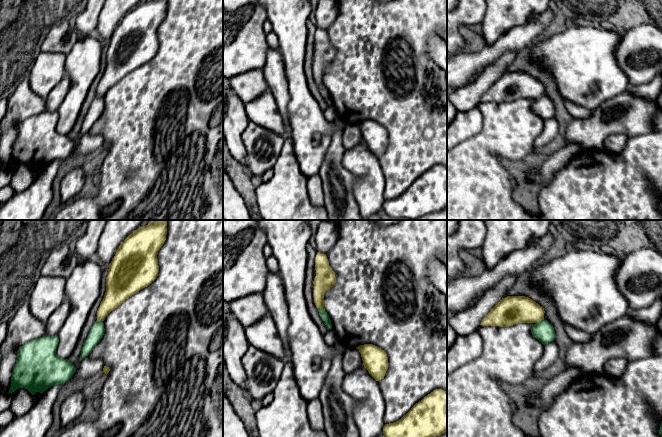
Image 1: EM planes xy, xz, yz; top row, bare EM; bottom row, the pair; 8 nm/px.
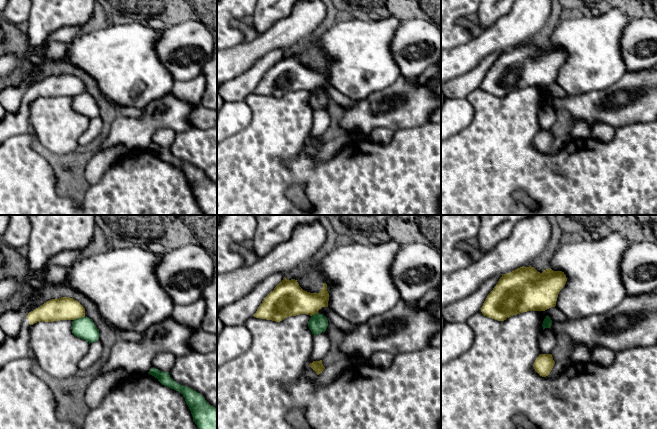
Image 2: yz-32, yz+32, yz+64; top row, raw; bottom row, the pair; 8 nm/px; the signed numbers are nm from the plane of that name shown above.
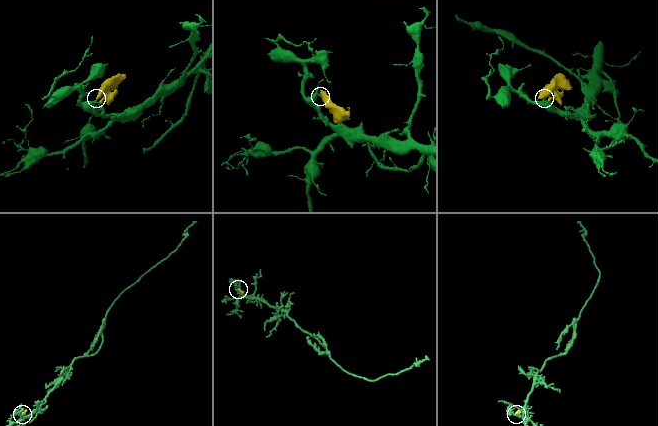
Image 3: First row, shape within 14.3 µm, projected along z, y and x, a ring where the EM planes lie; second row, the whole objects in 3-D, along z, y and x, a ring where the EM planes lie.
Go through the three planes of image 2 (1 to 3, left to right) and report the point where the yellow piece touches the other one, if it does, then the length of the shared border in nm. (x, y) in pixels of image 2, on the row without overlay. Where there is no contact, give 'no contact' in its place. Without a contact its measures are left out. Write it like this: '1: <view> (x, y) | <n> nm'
1: yz-32 (79, 94) | 100 nm
2: yz+32 (314, 90) | 70 nm
3: no contact

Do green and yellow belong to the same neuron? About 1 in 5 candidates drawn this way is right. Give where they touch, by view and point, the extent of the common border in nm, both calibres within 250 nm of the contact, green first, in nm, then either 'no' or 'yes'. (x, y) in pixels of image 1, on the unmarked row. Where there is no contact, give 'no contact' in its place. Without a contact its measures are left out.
meets green in yz at (539, 97); contact 80 nm long; 160 nm thick on the green side, 240 nm on the other; no

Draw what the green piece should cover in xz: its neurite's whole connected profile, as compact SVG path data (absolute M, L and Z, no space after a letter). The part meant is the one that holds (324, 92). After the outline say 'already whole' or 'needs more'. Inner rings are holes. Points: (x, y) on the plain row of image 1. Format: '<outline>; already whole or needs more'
M317 84L317 85L318 85L318 88L319 88L320 94L324 98L324 100L326 101L327 105L328 106L332 105L331 96L330 96L329 91L327 90L327 88L320 85L320 84Z; already whole

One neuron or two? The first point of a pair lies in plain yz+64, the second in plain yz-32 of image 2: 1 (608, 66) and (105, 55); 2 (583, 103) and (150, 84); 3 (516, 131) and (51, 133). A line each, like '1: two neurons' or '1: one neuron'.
1: one neuron
2: two neurons
3: one neuron

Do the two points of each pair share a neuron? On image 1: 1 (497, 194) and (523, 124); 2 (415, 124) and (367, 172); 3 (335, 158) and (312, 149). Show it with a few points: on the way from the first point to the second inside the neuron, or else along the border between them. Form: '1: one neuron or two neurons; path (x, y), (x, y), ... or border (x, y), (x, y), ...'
1: one neuron; path (486, 174), (486, 151), (503, 136)
2: two neurons; border (376, 157), (385, 183)
3: two neurons; border (334, 132), (317, 174)

